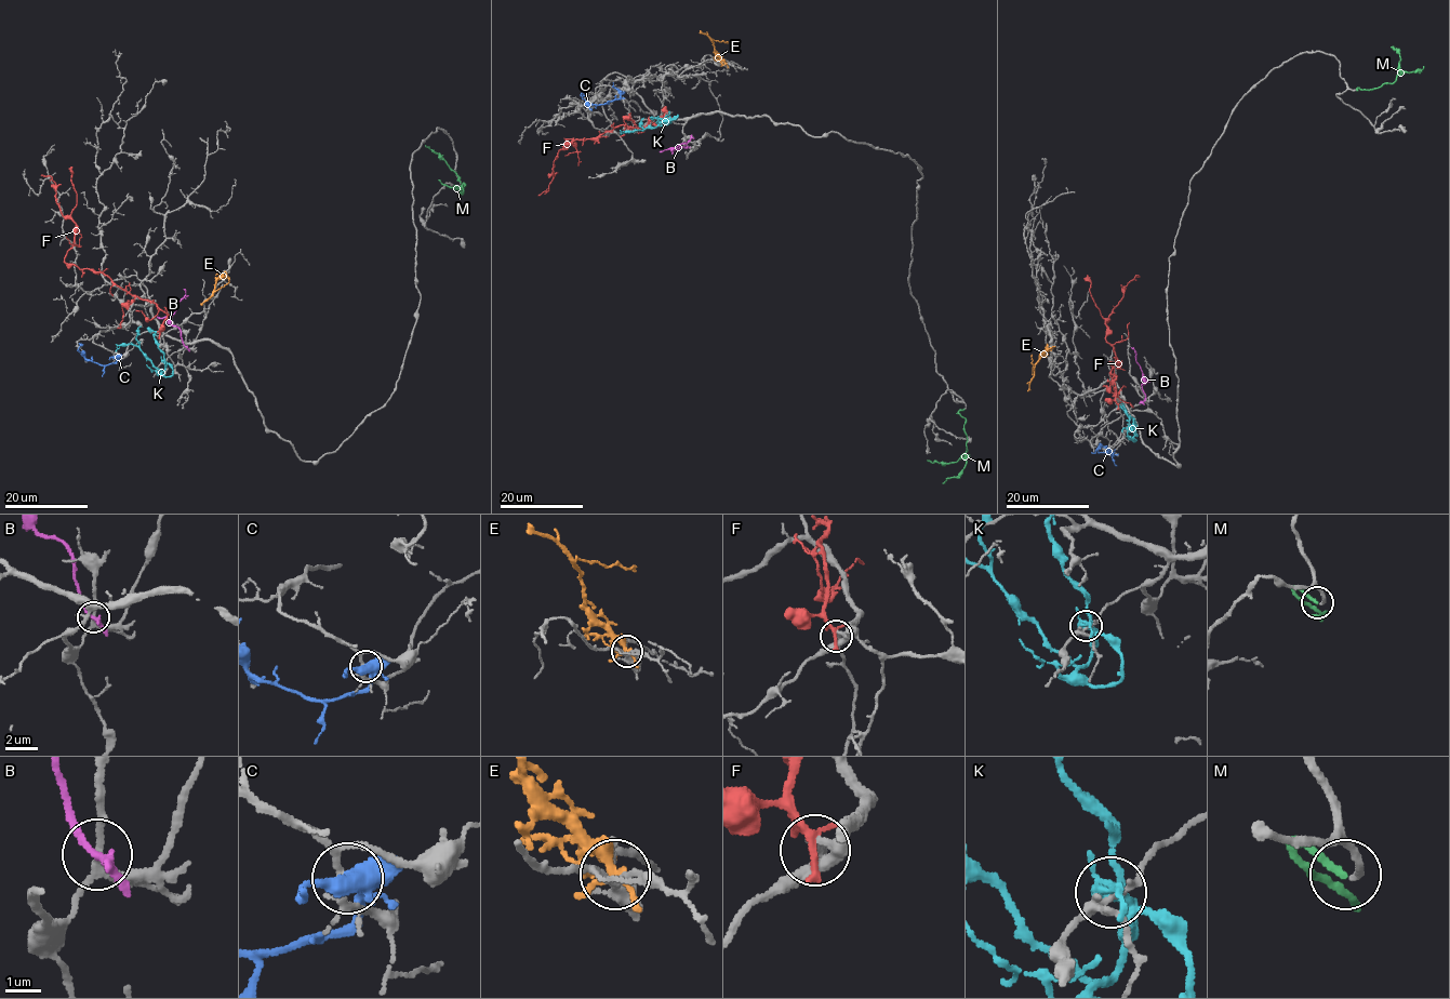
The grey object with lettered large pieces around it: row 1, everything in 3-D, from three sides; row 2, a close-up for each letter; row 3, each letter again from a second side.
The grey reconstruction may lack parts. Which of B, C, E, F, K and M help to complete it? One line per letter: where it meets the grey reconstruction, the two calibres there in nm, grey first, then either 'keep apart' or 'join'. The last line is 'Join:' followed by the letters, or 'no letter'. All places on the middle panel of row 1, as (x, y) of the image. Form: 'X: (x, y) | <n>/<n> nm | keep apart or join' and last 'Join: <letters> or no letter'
B: (690, 140) | 190/160 nm | keep apart
C: (619, 92) | 160/420 nm | keep apart
E: (726, 63) | 190/240 nm | keep apart
F: (662, 117) | 280/320 nm | keep apart
K: (667, 118) | 160/280 nm | keep apart
M: (963, 409) | 170/220 nm | join
Join: M

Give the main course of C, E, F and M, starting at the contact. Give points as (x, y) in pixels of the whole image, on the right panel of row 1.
C: (1100, 447), (1105, 447), (1113, 455), (1100, 452), (1099, 444)
E: (1050, 348), (1035, 364), (1033, 373), (1032, 354)
F: (1118, 405), (1116, 376), (1111, 374), (1118, 362), (1105, 338), (1105, 323), (1123, 288), (1139, 276)
M: (1357, 90), (1379, 88), (1396, 80), (1400, 57), (1391, 47)

